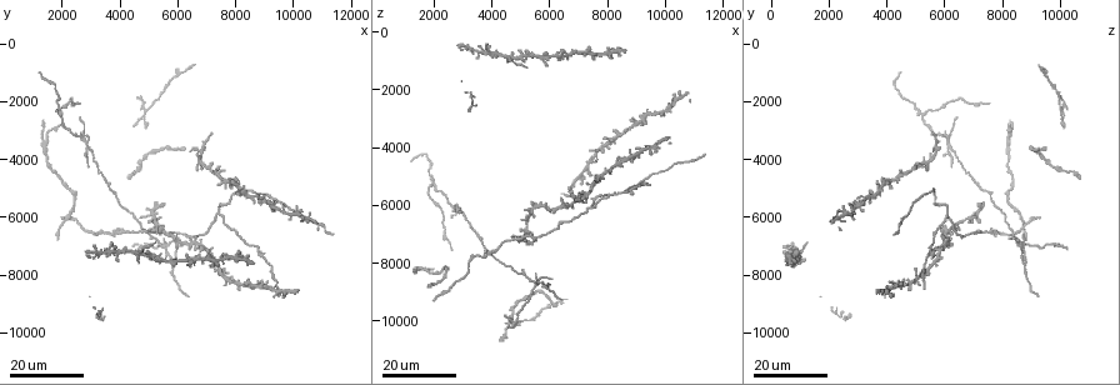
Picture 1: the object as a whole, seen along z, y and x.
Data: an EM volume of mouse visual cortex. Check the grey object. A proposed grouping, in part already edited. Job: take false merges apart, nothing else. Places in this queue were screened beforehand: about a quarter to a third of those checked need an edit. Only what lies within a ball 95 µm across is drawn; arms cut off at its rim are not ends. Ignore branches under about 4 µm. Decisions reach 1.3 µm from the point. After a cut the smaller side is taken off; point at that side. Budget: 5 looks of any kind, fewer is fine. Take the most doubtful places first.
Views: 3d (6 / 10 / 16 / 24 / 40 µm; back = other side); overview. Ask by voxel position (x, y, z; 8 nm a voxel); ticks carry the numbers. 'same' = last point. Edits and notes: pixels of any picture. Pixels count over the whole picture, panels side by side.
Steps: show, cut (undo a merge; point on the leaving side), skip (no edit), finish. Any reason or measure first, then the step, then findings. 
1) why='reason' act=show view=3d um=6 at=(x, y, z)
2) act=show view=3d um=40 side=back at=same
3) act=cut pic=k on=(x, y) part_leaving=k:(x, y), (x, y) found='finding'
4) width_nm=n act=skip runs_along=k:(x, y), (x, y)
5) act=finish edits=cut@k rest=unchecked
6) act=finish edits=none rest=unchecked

why='three arms meet' act=show view=3d um=16 at=(7400, 5900, 6100)

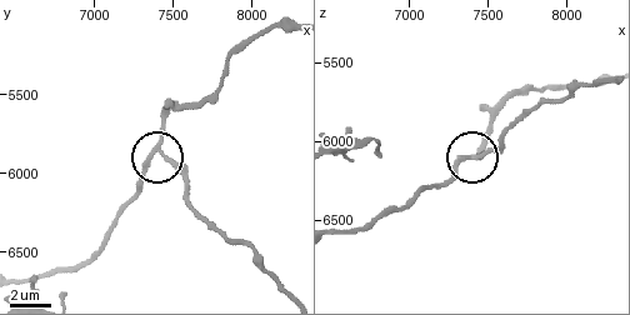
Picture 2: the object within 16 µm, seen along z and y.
act=show view=3d um=6 at=(7400, 5860, 6100)

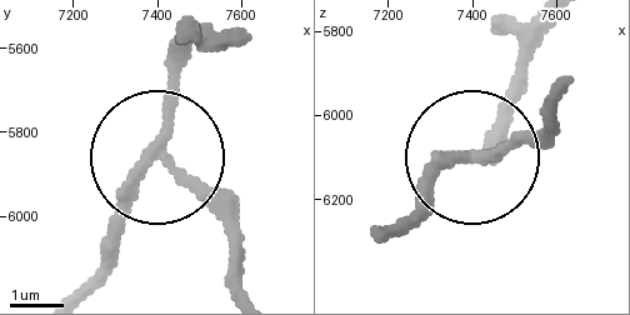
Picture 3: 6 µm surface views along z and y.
width_nm=190 act=cut pic=3 on=(218, 218) part_leaving=3:(165, 165), (223, 228), (233, 281) found='two cells meet here'

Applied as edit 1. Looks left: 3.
why='side arm on a straight run' act=show view=3d um=24 at=(6900, 3300, 5600)

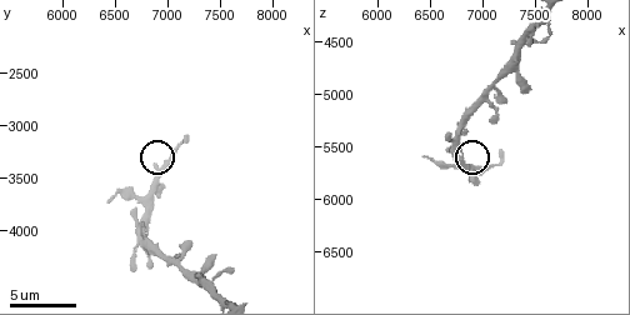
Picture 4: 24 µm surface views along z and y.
why='closer look' act=show view=3d um=6 at=(6960, 3360, 5740)

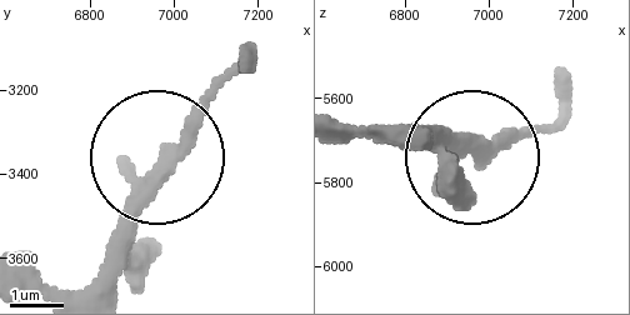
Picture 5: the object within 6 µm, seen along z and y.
act=skip found='all the same cell'

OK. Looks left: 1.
act=finish edits=cut@3 rest=unchecked

